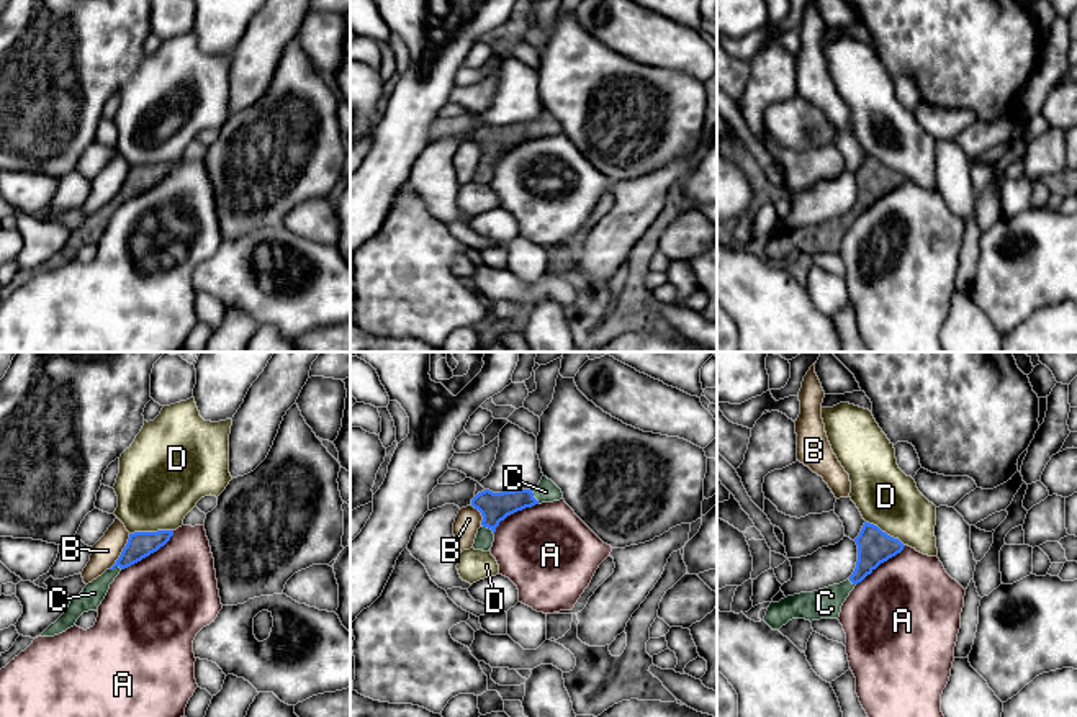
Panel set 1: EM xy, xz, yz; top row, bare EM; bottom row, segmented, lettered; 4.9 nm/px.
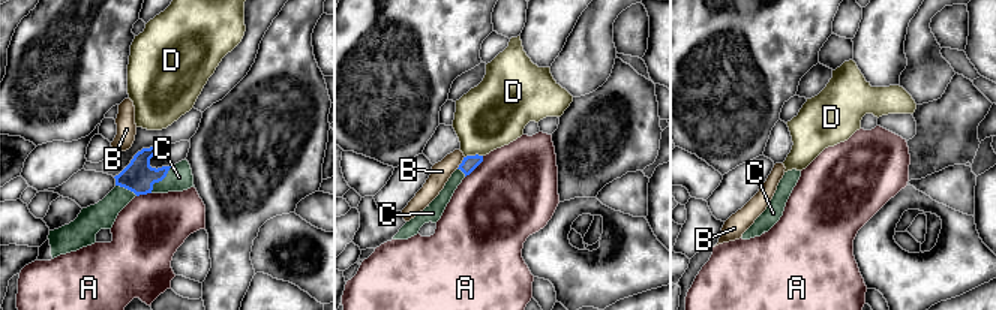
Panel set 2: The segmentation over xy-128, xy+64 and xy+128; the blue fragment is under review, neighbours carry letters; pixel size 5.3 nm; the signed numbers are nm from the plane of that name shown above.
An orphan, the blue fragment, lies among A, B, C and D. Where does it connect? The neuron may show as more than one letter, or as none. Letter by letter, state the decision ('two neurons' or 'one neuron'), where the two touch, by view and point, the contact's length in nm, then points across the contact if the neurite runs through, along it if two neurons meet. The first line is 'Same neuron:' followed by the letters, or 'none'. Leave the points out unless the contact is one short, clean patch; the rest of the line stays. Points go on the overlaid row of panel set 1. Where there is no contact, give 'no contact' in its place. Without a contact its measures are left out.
Same neuron: C
A: two neurons; meets blue in xy at (149, 554); contact 320 nm long
B: two neurons; meets blue in xy at (121, 552); contact 200 nm long; border along xy (130, 534), (120, 557), (108, 568)
C: one neuron; meets blue in xz at (532, 496); contact 90 nm long
D: two neurons; meets blue in xy at (151, 532); contact 220 nm long; border along xy (172, 529), (135, 531), (130, 534)

